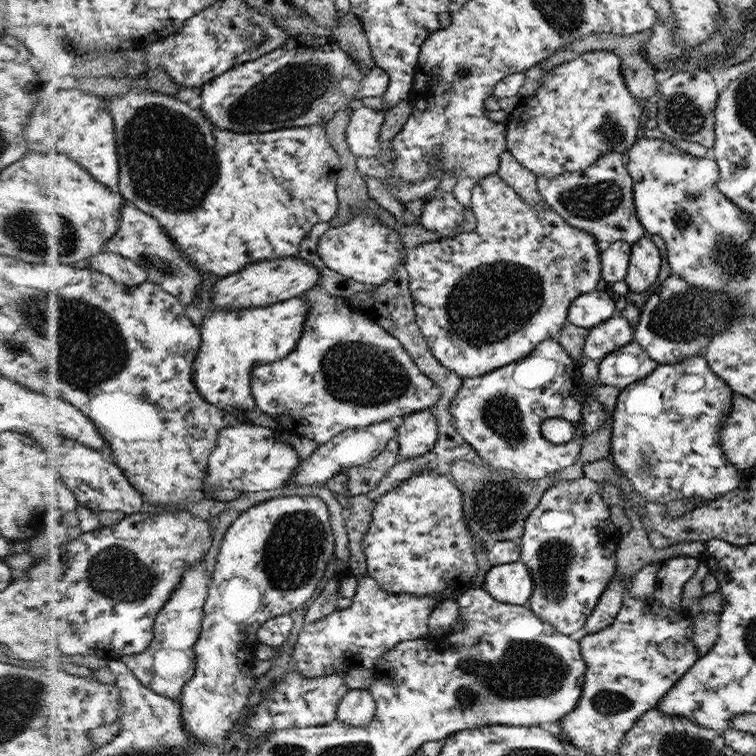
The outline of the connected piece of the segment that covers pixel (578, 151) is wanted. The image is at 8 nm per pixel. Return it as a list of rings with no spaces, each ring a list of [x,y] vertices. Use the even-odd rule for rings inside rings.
[[[608,50],[578,54],[574,60],[549,70],[540,79],[537,92],[521,99],[517,107],[509,113],[505,123],[507,151],[515,155],[537,179],[554,180],[564,174],[594,166],[604,153],[616,151],[625,156],[627,150],[637,141],[640,112],[642,108],[624,84],[620,56]]]

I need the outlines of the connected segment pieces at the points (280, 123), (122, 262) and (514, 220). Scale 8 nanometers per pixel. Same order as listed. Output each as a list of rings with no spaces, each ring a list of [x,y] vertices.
[[[296,34],[278,50],[256,60],[231,68],[226,74],[216,77],[203,86],[200,107],[212,122],[224,130],[234,130],[240,134],[256,134],[303,127],[320,123],[326,124],[337,112],[350,102],[363,98],[380,98],[390,86],[390,75],[383,67],[375,66],[366,73],[360,73],[358,65],[340,49],[333,38],[316,34]]]
[[[110,250],[93,256],[86,265],[115,278],[121,285],[140,286],[150,280],[148,271],[142,265]]]
[[[497,173],[492,174],[491,177],[482,178],[480,181],[476,180],[476,184],[472,188],[471,206],[476,217],[476,230],[471,233],[458,233],[453,238],[420,244],[408,249],[404,262],[409,276],[409,289],[414,302],[415,321],[427,340],[427,345],[434,358],[444,368],[455,372],[462,379],[477,378],[528,357],[534,352],[535,346],[538,346],[542,341],[554,338],[558,334],[559,330],[568,323],[567,315],[575,298],[596,291],[596,286],[603,277],[600,276],[603,272],[600,272],[601,254],[599,240],[596,239],[596,236],[592,235],[591,232],[582,231],[580,228],[572,226],[562,215],[556,214],[550,207],[538,207],[538,205],[530,207],[527,200],[524,200],[523,196],[520,196],[514,188],[508,186]]]

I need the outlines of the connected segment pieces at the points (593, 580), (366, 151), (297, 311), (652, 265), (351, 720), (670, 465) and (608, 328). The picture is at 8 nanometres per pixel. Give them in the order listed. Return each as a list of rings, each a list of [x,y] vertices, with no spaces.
[[[586,477],[554,481],[528,515],[524,534],[518,540],[521,546],[519,560],[527,563],[534,575],[534,592],[527,606],[544,622],[568,636],[586,625],[587,618],[594,612],[611,578],[618,572],[618,548],[623,533],[610,519],[610,506],[600,498],[600,489],[596,481]]]
[[[357,105],[345,128],[350,152],[357,156],[377,155],[384,144],[378,140],[385,111]]]
[[[300,295],[268,307],[208,311],[204,317],[203,350],[195,366],[195,381],[208,402],[223,408],[252,410],[257,406],[253,378],[257,366],[284,360],[296,350],[312,304]]]
[[[650,235],[640,238],[638,243],[632,244],[629,265],[625,282],[630,291],[646,292],[656,286],[658,272],[660,272],[660,252],[654,246]]]
[[[350,689],[340,701],[337,720],[350,727],[368,727],[375,718],[377,709],[375,697],[368,691]]]
[[[703,355],[685,358],[672,365],[659,365],[646,378],[633,382],[619,392],[618,403],[612,411],[610,454],[613,464],[640,492],[648,504],[665,505],[680,498],[704,499],[701,504],[716,500],[738,488],[742,471],[723,452],[719,433],[733,405],[734,391],[710,367]]]
[[[612,317],[602,325],[589,329],[583,346],[583,356],[601,360],[632,341],[634,331],[630,327],[630,322],[626,318]]]

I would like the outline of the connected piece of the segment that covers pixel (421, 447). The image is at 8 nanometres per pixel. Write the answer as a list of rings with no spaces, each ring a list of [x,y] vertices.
[[[423,411],[405,415],[397,429],[397,435],[400,460],[431,453],[439,442],[439,428],[436,428],[435,415]]]

